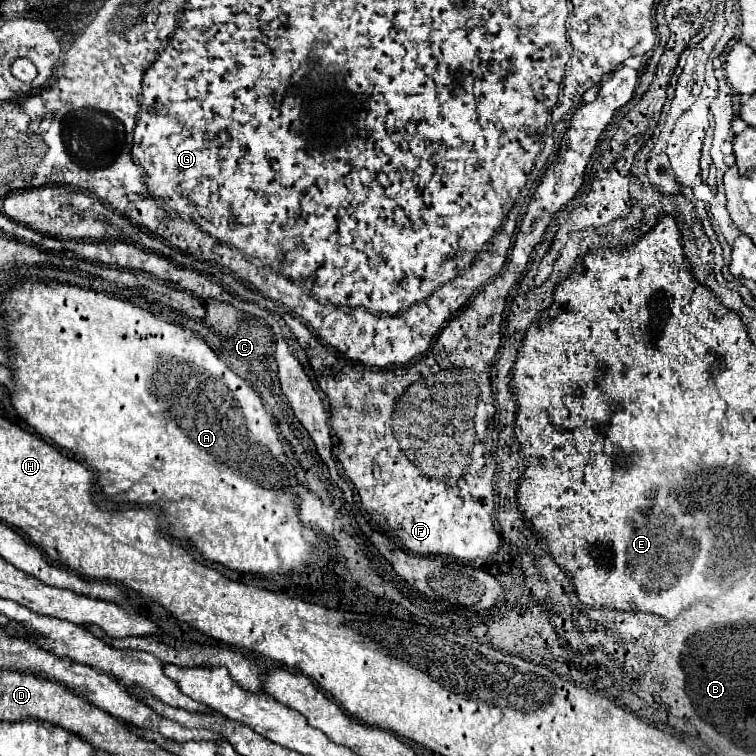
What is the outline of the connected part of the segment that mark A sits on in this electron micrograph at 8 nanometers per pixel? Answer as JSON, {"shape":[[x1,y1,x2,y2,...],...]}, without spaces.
{"shape":[[24,280,14,284,10,290,4,292,2,320,6,322,8,330,8,354,10,354,8,368,12,370,12,382,14,382,14,388,10,390,10,402,16,408,18,416,28,426,32,426,34,432,40,434,42,438,50,438,56,446,76,456,82,456,88,468,96,472,96,482,100,490,108,498,112,498,112,502,148,504,148,508,156,506,166,516,170,536,190,542,204,558,220,562,236,572,284,574,288,570,298,570,304,566,304,562,308,562,312,546,302,538,302,522,292,502,296,496,294,492,296,470,292,460,284,452,274,420,264,410,260,396,240,376,236,376,230,368,226,368,226,364,208,348,208,344,202,338,120,298,110,298,108,294,62,282]]}

